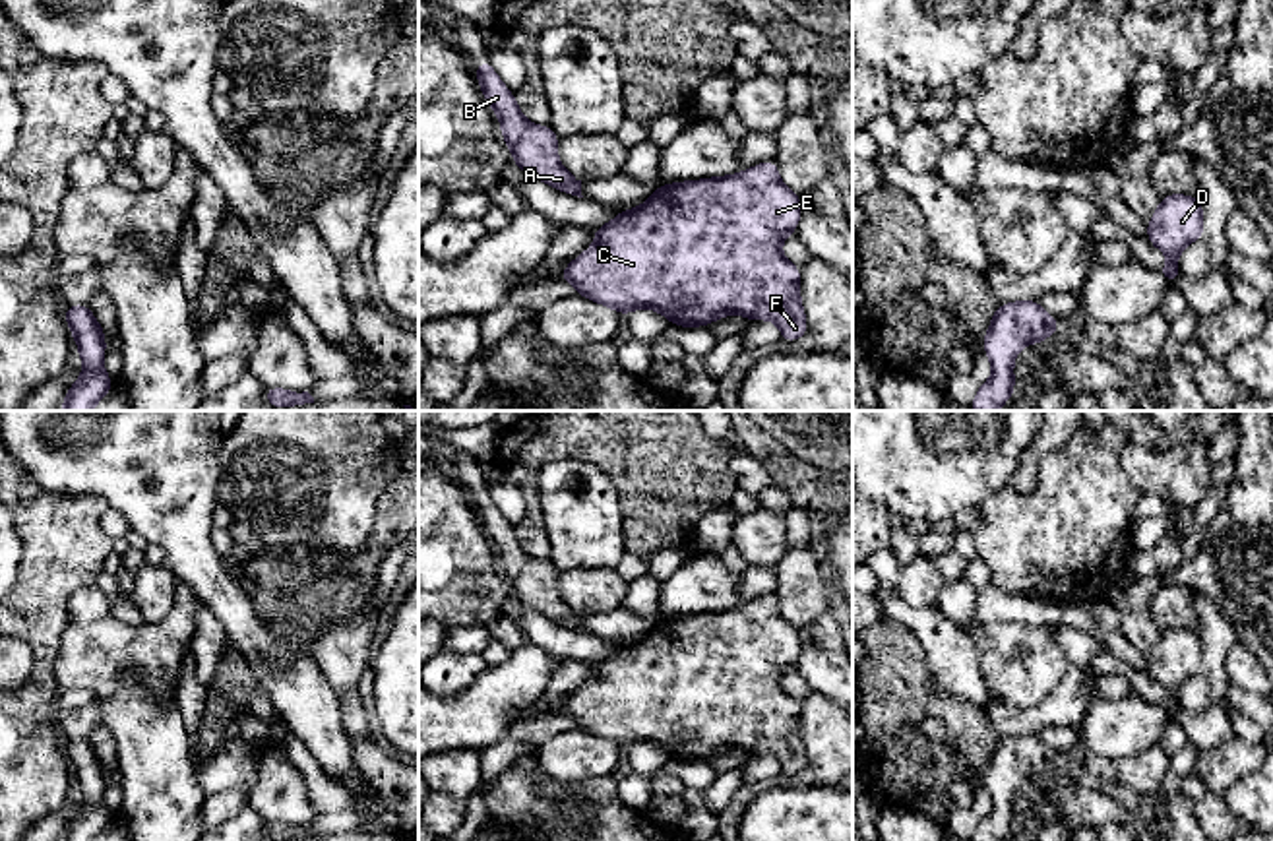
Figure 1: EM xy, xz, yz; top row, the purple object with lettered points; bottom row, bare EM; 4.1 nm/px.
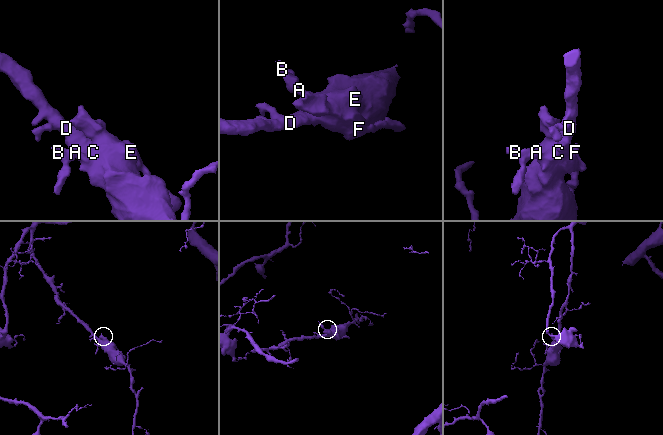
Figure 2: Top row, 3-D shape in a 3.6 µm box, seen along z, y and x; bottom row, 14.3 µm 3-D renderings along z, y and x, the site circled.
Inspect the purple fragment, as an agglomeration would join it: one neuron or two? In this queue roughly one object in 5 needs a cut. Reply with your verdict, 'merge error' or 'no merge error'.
no merge error

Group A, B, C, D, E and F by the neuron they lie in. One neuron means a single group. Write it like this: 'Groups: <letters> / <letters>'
Groups: A B C D E F

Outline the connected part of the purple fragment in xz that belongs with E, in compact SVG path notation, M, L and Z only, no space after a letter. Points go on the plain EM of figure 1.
M773 593L729 610L661 618L643 639L620 645L610 657L593 663L595 678L570 696L558 715L572 717L577 729L614 742L620 750L651 742L674 760L698 762L740 748L748 756L775 756L781 773L792 777L808 767L808 758L800 736L800 701L783 690L781 676L796 667L800 647L800 628L781 616Z

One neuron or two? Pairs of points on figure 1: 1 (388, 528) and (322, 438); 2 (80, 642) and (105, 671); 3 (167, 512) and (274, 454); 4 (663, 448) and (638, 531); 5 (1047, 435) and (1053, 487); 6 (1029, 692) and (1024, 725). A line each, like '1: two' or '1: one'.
1: two
2: one
3: two
4: one
5: two
6: two

